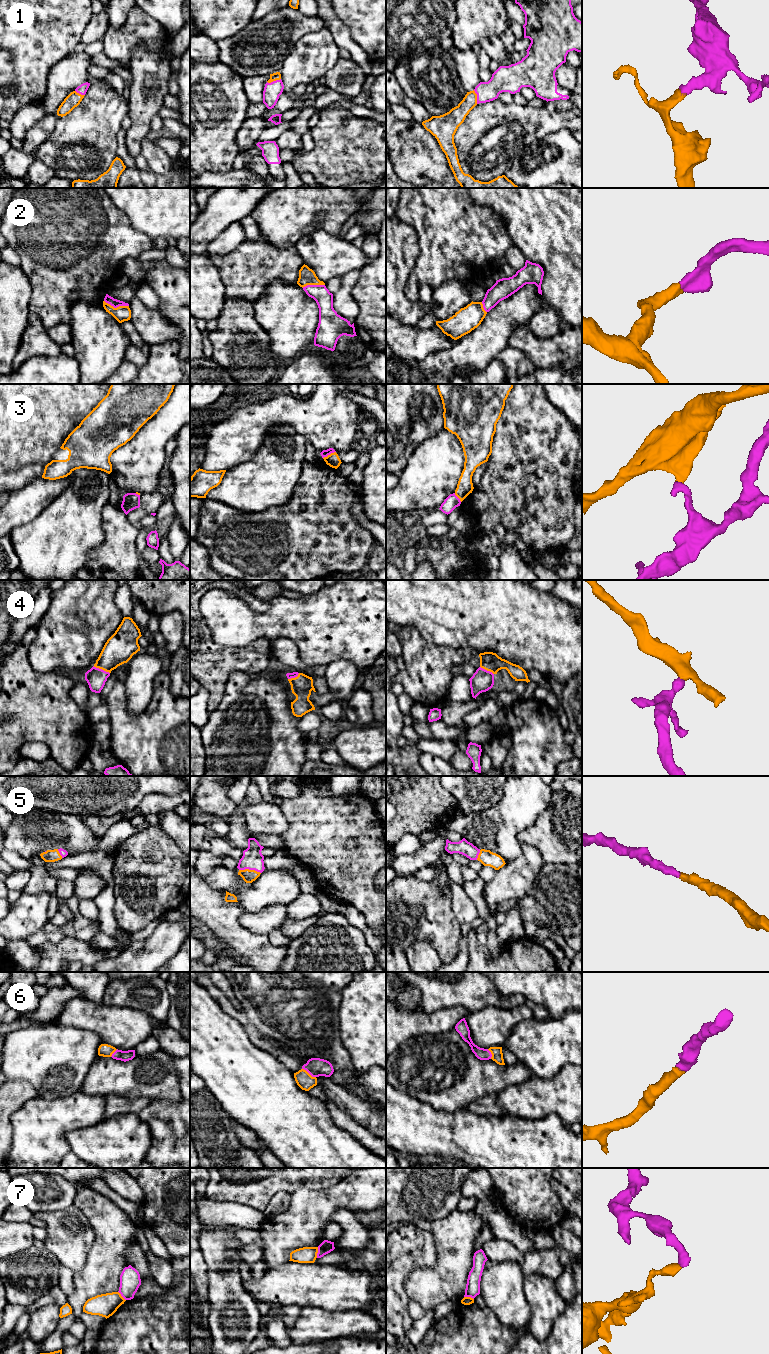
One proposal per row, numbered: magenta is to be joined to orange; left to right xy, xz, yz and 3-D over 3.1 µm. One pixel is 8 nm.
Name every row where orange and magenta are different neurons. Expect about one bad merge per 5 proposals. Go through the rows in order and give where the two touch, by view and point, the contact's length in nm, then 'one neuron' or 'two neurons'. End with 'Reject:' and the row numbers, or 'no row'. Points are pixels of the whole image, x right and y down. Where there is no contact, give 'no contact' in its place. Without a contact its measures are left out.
1: meets orange in xz at (273, 80); contact 120 nm long; one neuron
2: meets orange in xy at (117, 307); contact 200 nm long; one neuron
3: meets orange in xz at (330, 454); contact 120 nm long; two neurons
4: meets orange in xy at (101, 668); contact 150 nm long; one neuron
5: meets orange in xz at (250, 870); contact 180 nm long; one neuron
6: meets orange in xz at (308, 1073); contact 130 nm long; one neuron
7: meets orange in xz at (317, 1252); contact 90 nm long; two neurons
Reject: 3, 7

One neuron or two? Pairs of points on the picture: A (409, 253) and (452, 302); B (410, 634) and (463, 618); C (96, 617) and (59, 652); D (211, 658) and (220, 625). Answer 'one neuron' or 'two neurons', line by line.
A: two neurons
B: two neurons
C: one neuron
D: two neurons

